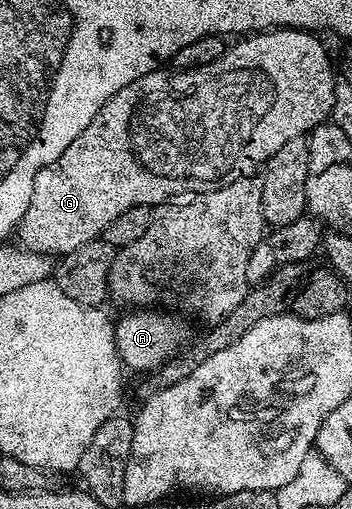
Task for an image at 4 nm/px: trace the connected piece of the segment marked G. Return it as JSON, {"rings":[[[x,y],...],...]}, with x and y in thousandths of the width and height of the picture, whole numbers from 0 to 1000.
{"rings":[[[781,55],[753,63],[736,63],[699,73],[645,96],[625,118],[614,118],[588,130],[571,130],[565,138],[500,138],[491,134],[452,134],[398,149],[398,157],[375,157],[364,173],[341,173],[330,189],[284,212],[273,236],[182,291],[182,299],[148,322],[114,330],[114,338],[97,356],[91,369],[91,393],[80,401],[80,417],[51,434],[45,468],[54,468],[60,481],[71,489],[128,499],[134,503],[173,503],[227,487],[227,479],[287,470],[301,458],[307,440],[341,424],[341,417],[364,417],[364,409],[378,405],[440,407],[460,397],[477,397],[483,391],[511,385],[514,381],[554,381],[557,377],[591,377],[628,365],[659,361],[685,350],[707,350],[724,340],[722,326],[741,328],[818,275],[841,275],[861,267],[878,265],[895,248],[912,248],[938,232],[938,222],[949,210],[949,163],[955,159],[955,130],[938,124],[938,106],[926,100],[926,90],[912,83],[901,65],[875,59],[830,59],[821,55]]]}

